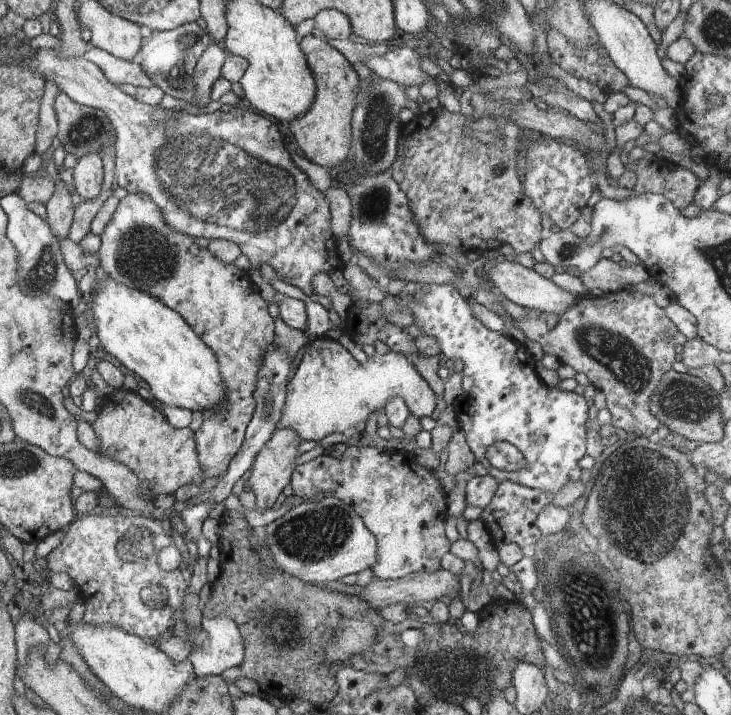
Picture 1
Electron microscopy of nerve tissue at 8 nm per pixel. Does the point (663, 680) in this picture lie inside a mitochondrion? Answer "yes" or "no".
no

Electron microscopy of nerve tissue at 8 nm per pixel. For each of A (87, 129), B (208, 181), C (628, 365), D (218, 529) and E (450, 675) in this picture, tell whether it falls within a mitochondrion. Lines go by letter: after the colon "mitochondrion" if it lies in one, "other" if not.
A: mitochondrion
B: mitochondrion
C: mitochondrion
D: other
E: mitochondrion

